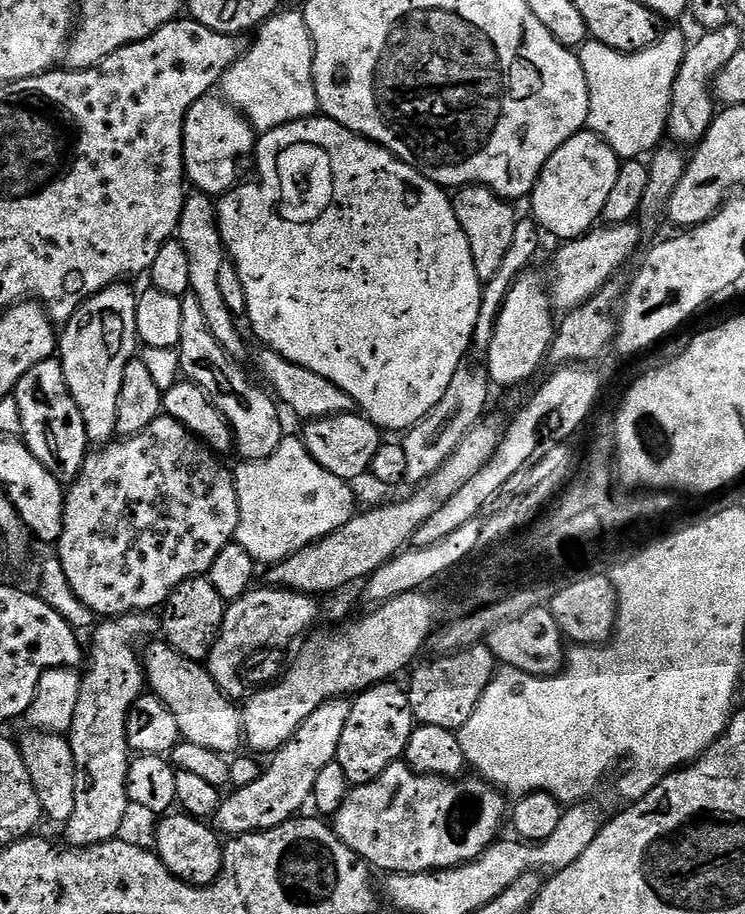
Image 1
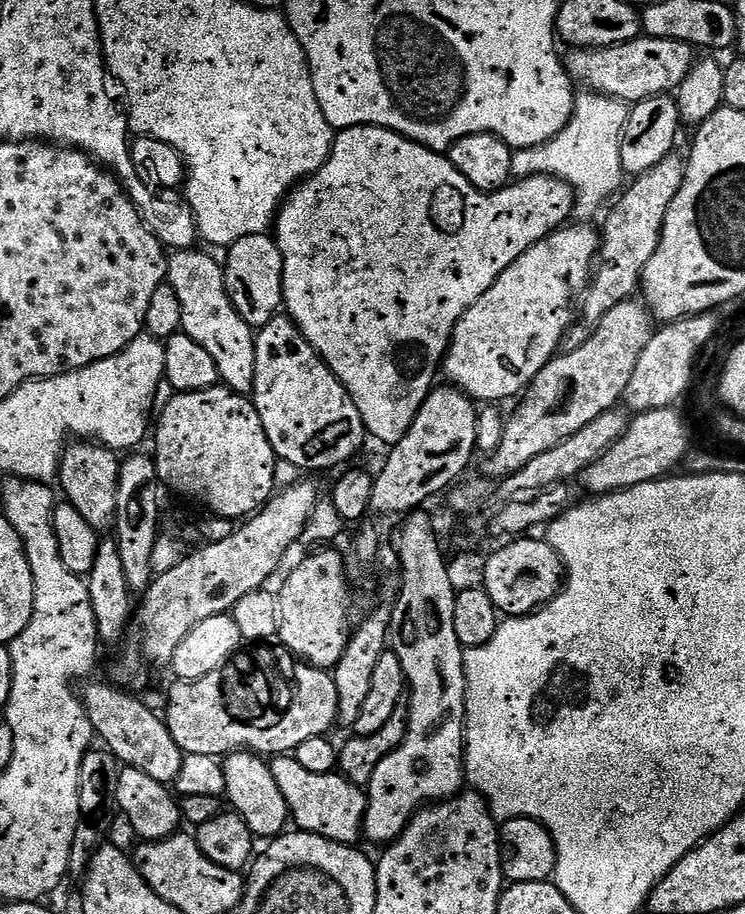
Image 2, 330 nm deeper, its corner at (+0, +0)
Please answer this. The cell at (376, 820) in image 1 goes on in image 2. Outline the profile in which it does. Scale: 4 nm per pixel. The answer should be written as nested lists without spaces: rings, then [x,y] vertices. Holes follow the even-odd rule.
[[[292,754],[275,757],[270,767],[274,782],[278,782],[278,790],[282,790],[282,798],[286,798],[291,819],[299,831],[318,834],[327,840],[349,846],[361,843],[368,805],[365,789],[361,785],[351,784],[347,778],[336,772],[310,774],[310,770],[302,767]]]

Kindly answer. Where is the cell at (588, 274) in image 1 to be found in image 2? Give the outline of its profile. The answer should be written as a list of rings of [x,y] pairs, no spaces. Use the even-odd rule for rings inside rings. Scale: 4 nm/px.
[[[572,222],[532,244],[462,314],[444,355],[442,372],[473,401],[503,402],[511,396],[519,397],[561,351],[564,337],[574,323],[574,309],[592,279],[594,261],[600,255],[602,236],[592,226]]]

